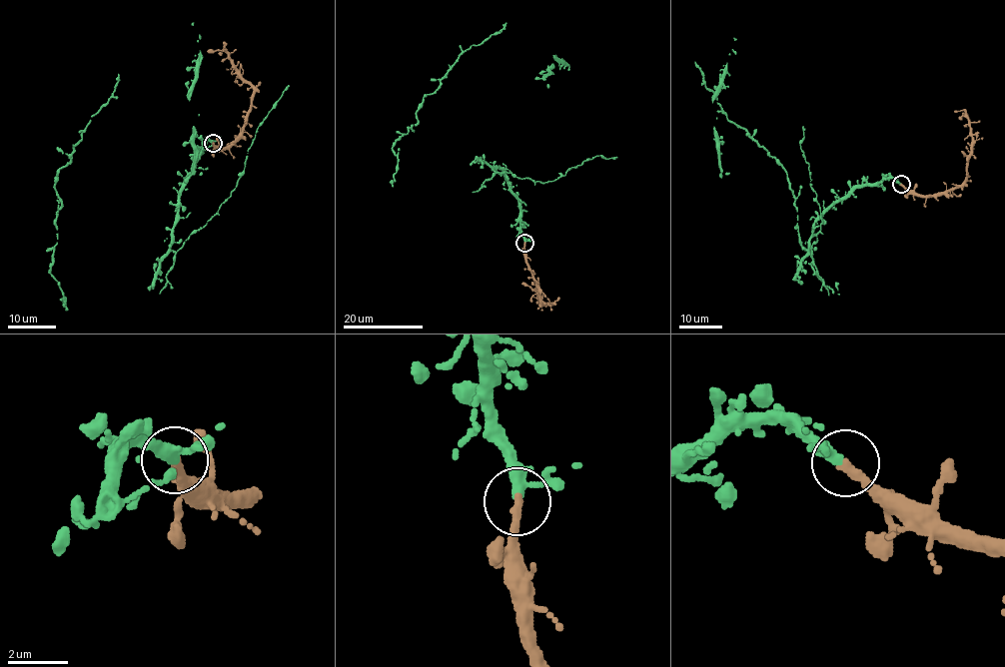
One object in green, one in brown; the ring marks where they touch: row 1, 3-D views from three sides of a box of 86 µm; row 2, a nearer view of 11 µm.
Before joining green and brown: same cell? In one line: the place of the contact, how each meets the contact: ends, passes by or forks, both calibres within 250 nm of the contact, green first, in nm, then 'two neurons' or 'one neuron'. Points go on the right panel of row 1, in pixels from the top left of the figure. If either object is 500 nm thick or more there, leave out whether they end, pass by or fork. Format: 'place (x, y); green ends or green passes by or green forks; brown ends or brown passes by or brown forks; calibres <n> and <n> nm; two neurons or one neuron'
place (901, 184); green passes by; brown ends; calibres 300 and 320 nm; one neuron

